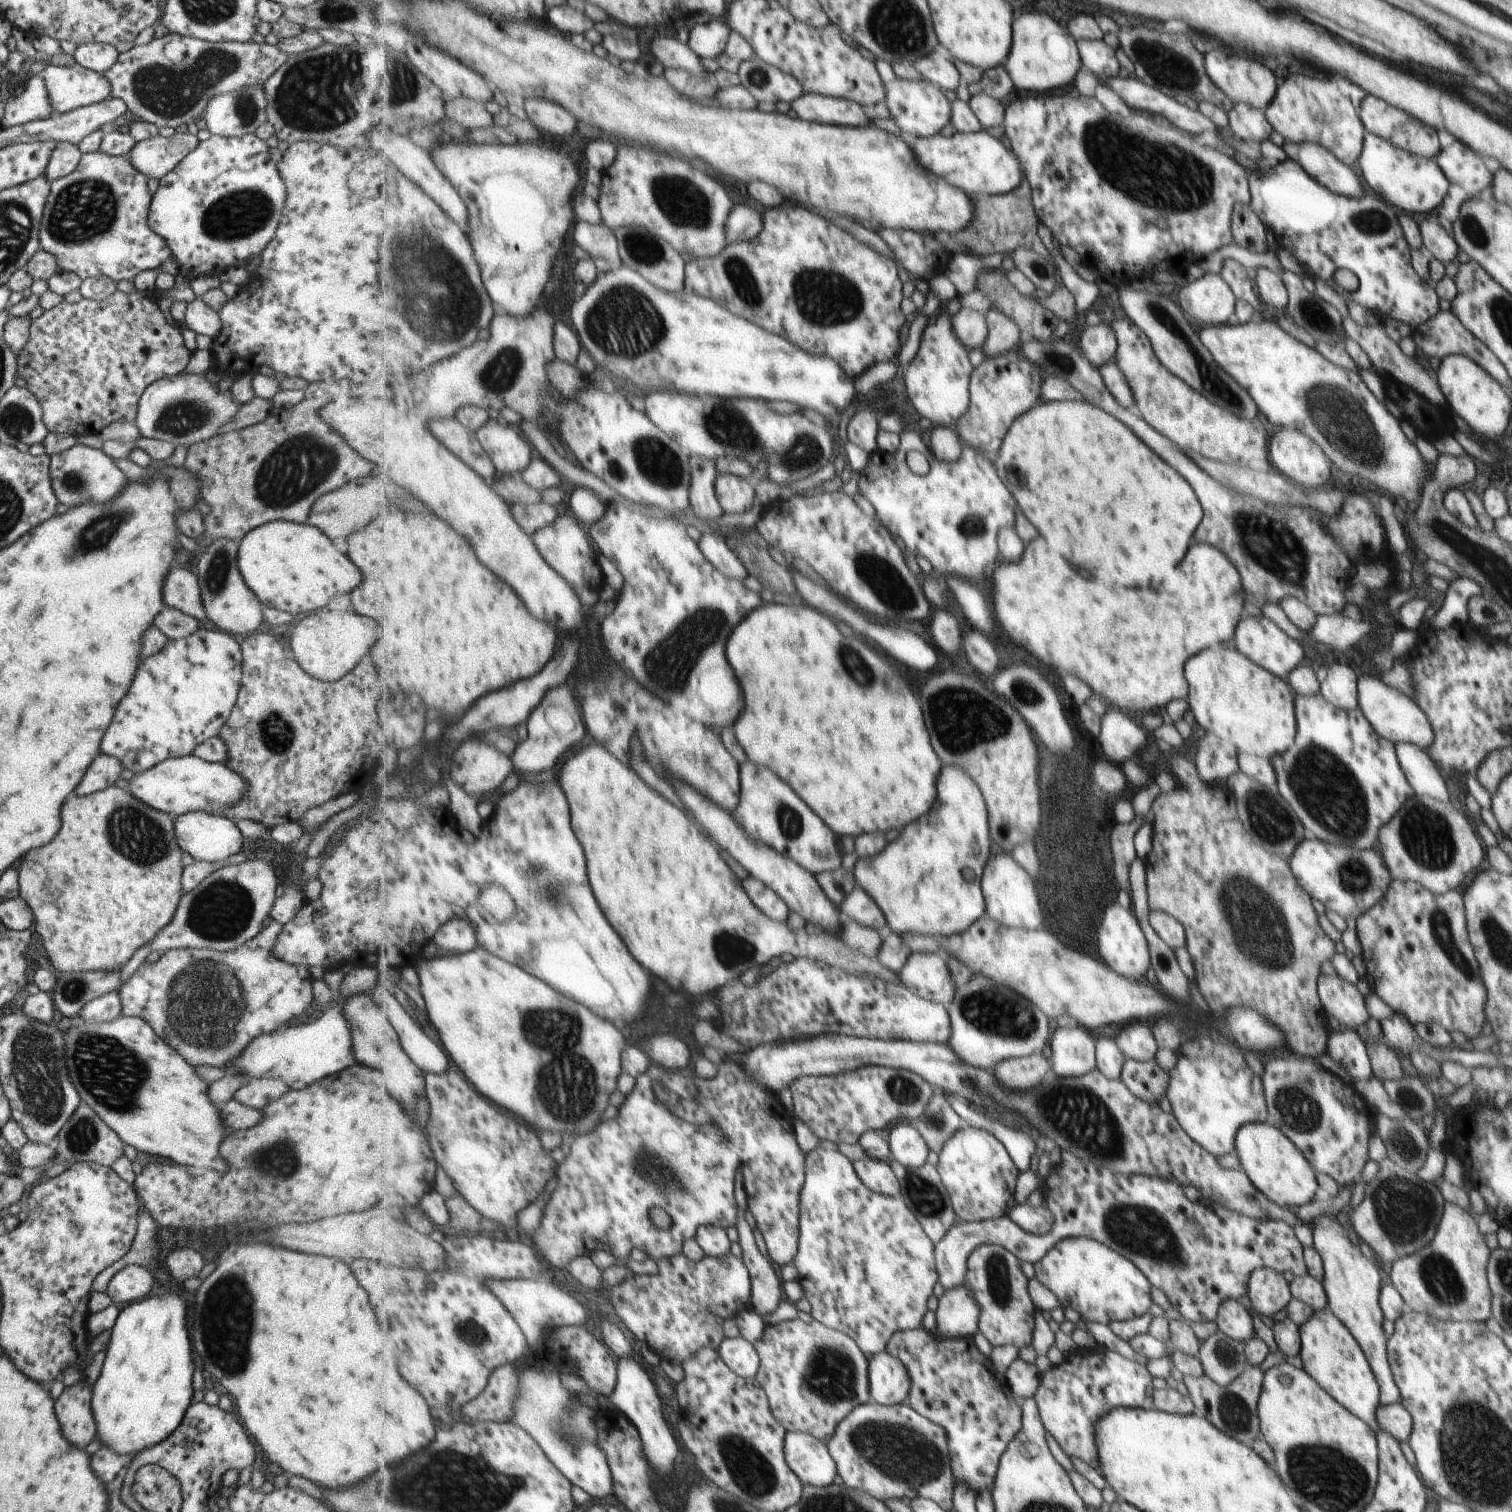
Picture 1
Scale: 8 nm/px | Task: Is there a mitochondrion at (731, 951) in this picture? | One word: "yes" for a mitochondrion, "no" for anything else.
yes

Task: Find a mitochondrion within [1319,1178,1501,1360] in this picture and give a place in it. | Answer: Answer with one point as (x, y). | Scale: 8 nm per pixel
(1439, 1277)

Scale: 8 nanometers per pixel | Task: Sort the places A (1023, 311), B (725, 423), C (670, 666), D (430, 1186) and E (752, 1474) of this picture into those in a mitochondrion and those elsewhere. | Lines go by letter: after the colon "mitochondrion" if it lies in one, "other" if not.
A: other
B: mitochondrion
C: mitochondrion
D: other
E: mitochondrion

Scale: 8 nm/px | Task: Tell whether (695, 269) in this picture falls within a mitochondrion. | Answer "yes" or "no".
no

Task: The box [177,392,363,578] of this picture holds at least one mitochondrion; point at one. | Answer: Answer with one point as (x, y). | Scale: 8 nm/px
(298, 465)

